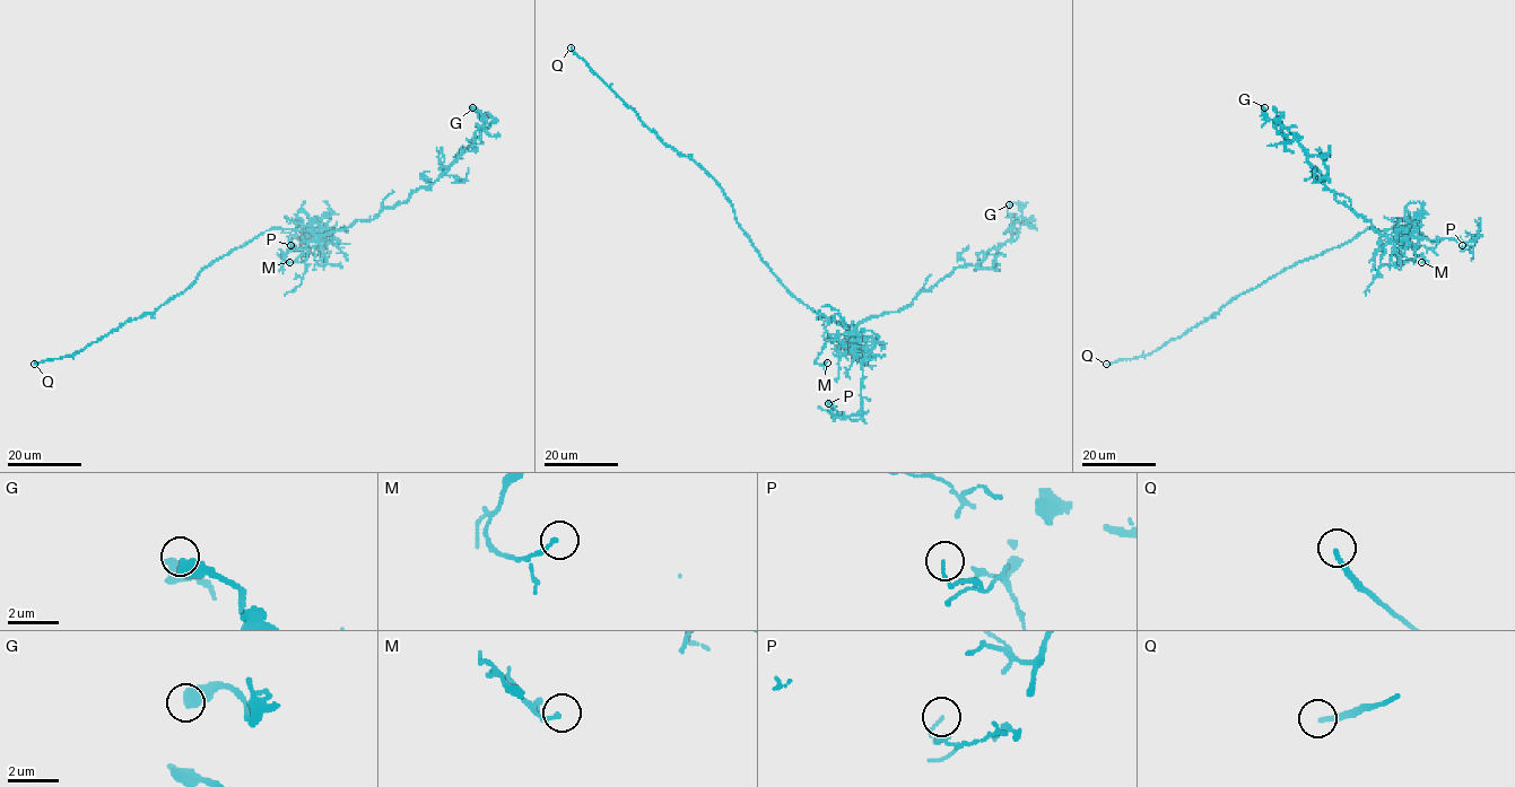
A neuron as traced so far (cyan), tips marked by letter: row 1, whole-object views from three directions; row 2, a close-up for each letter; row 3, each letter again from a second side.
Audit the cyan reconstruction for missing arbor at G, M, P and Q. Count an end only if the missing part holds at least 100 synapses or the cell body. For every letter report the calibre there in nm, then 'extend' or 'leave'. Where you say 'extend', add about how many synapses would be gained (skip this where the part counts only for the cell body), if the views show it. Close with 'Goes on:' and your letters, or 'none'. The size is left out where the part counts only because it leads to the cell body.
G: 550 nm | leave
M: 170 nm | leave
P: 100 nm | leave
Q: 190 nm | extend
Goes on: Q

